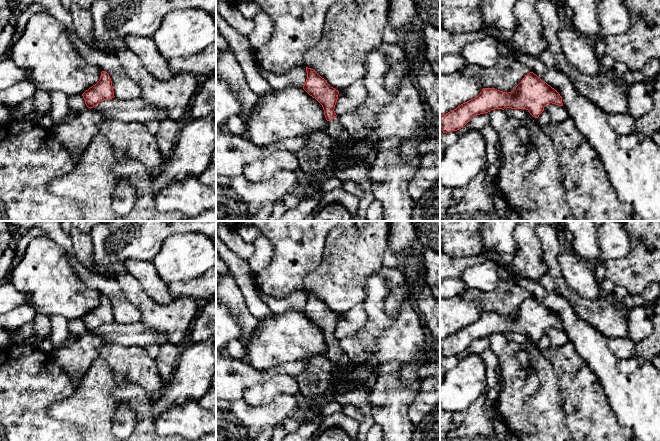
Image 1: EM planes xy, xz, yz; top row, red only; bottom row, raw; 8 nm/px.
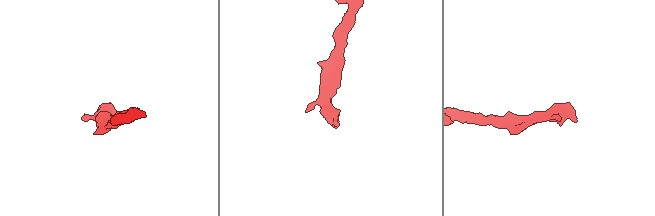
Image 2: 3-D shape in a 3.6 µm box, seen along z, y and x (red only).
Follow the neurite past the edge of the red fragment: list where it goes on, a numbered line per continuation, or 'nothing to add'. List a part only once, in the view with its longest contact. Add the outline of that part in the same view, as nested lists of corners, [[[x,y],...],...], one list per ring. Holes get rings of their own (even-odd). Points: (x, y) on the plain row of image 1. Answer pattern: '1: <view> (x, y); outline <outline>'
1: xz (334, 353); outline [[[338,339],[331,345],[328,345],[328,350],[325,354],[332,363],[338,363],[340,361],[344,352]]]

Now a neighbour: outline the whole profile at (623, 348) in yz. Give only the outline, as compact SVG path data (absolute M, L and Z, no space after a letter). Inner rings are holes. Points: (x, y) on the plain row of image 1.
M608 338L609 349L620 359L630 359L633 357L635 343L629 338Z

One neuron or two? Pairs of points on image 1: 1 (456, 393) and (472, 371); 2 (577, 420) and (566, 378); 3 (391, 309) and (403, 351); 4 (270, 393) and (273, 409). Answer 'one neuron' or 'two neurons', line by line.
1: one neuron
2: one neuron
3: two neurons
4: two neurons

